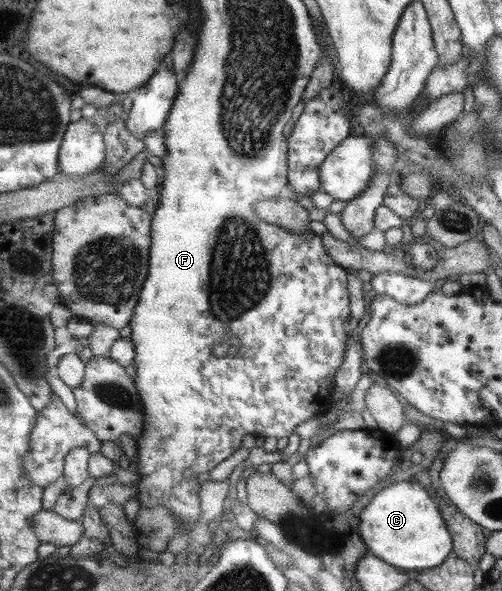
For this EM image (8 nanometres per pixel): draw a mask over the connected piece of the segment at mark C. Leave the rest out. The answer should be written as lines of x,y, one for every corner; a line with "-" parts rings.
401,481
378,490
359,516
359,534
381,562
416,573
442,565
453,552
453,539
440,506
428,490
415,481

